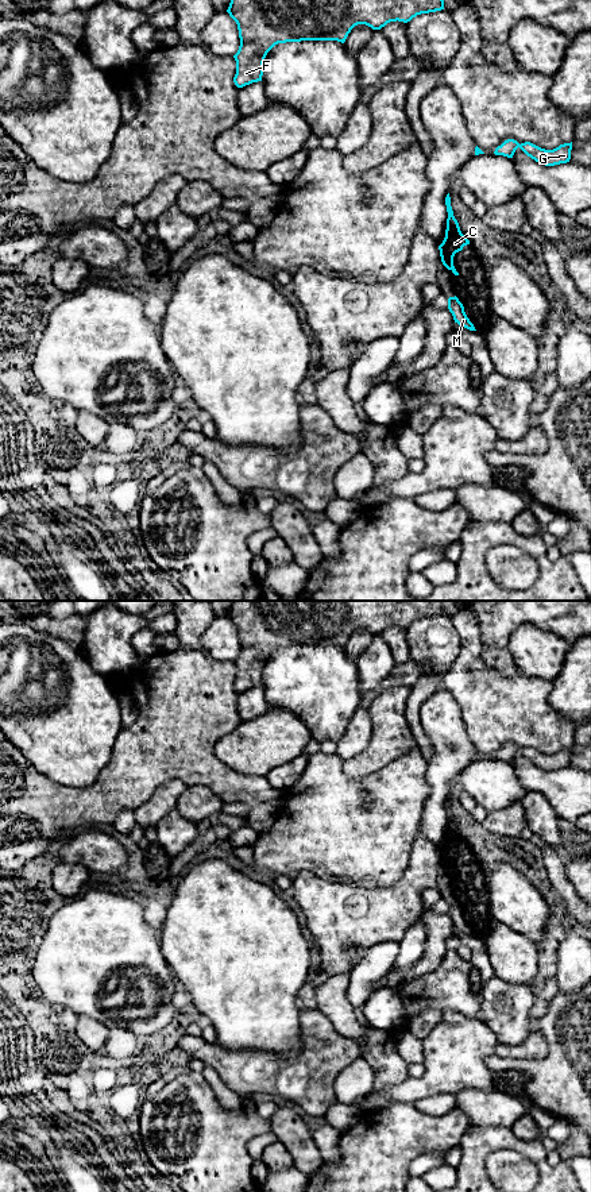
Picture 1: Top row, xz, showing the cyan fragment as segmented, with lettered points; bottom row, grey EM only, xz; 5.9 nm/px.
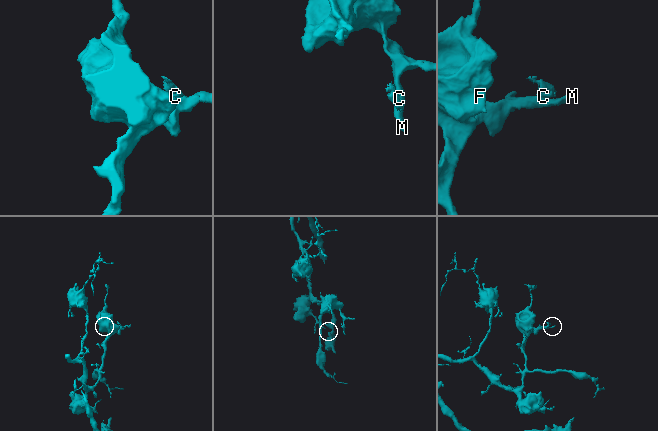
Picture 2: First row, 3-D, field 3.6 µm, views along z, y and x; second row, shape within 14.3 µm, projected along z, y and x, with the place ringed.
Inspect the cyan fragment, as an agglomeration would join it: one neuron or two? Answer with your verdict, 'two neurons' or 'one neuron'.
two neurons

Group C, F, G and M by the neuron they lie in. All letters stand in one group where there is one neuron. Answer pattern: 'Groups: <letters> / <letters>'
Groups: C / F G M

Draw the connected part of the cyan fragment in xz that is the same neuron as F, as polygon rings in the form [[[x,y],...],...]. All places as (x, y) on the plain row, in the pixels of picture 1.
[[[232,601],[227,617],[236,626],[240,651],[233,660],[233,687],[243,693],[262,686],[267,657],[278,648],[337,645],[344,648],[351,634],[366,629],[381,634],[390,626],[407,628],[421,618],[444,614],[441,601]]]

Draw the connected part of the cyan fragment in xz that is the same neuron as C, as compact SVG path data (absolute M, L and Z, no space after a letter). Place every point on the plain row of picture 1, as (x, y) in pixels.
M449 833L445 834L445 842L439 850L443 869L451 875L455 880L459 880L453 871L453 861L461 856L464 850L470 849L470 845L461 838Z

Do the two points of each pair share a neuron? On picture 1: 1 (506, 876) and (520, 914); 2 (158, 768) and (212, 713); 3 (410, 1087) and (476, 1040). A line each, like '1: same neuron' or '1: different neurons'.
1: same neuron
2: same neuron
3: same neuron

